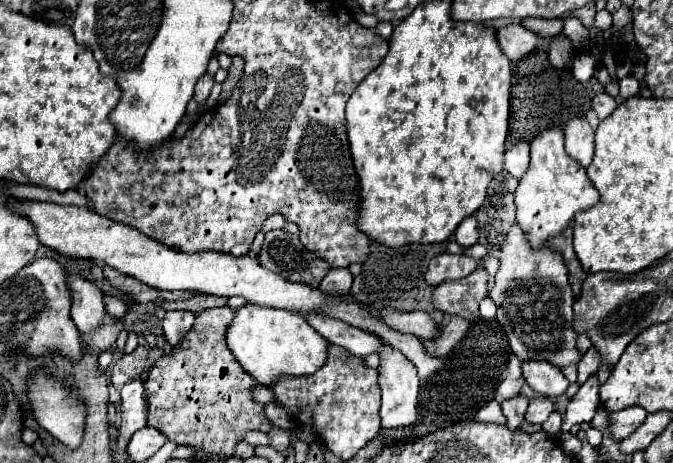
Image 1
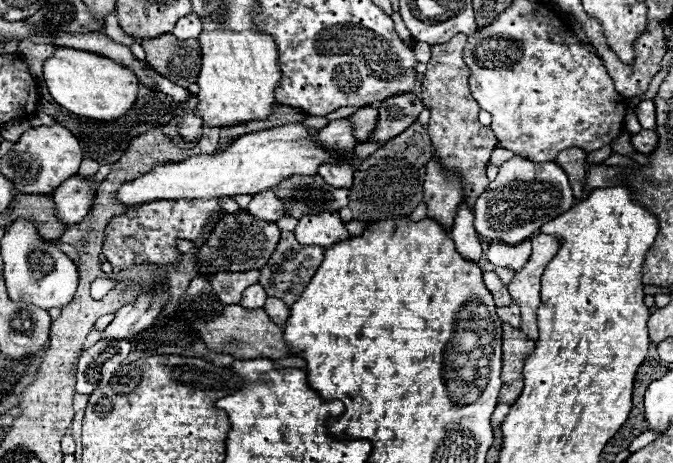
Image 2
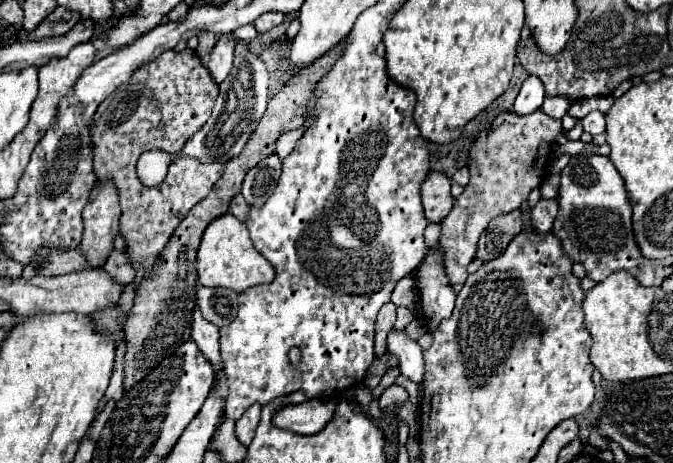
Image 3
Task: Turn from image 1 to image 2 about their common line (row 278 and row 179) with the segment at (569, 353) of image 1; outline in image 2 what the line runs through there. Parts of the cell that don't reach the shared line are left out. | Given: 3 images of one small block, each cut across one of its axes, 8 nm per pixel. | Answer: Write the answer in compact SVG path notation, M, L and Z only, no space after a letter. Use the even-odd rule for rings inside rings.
M514 156L500 166L498 178L474 204L474 228L488 242L520 244L540 230L542 224L558 218L574 206L568 176L556 162L534 164L528 158Z

